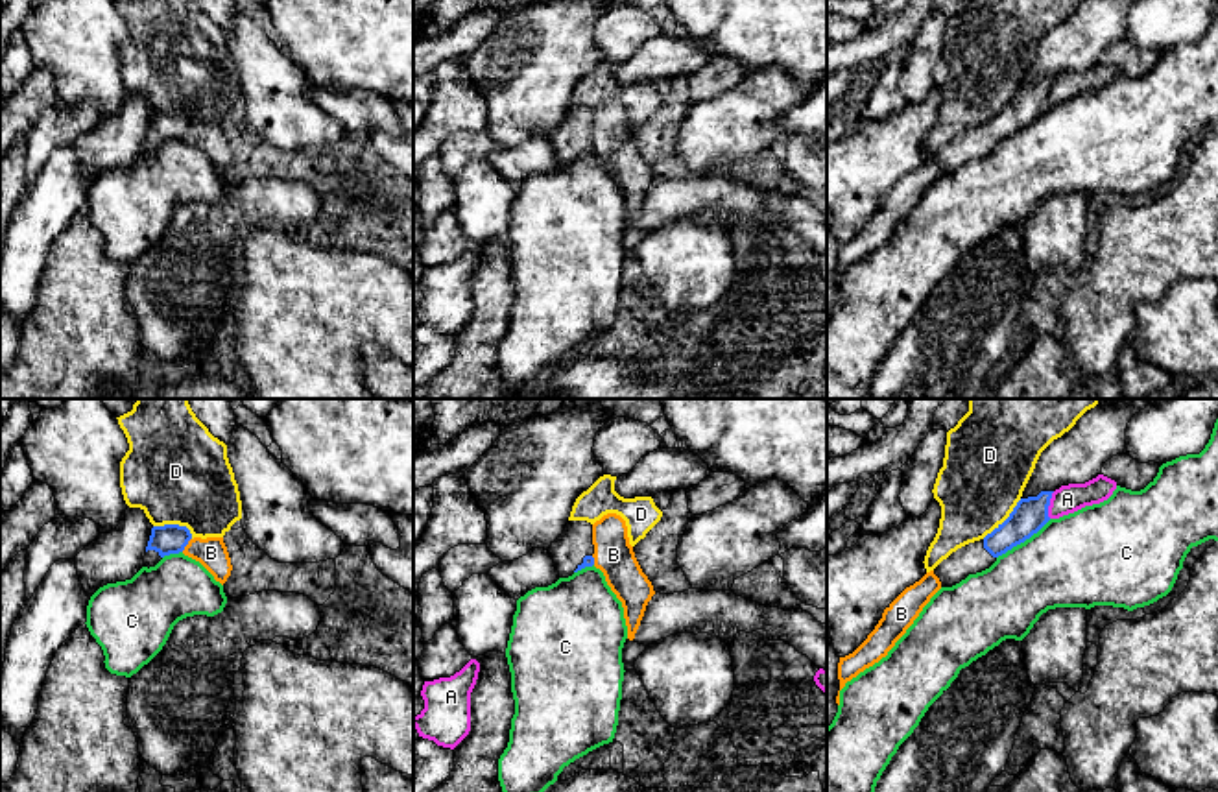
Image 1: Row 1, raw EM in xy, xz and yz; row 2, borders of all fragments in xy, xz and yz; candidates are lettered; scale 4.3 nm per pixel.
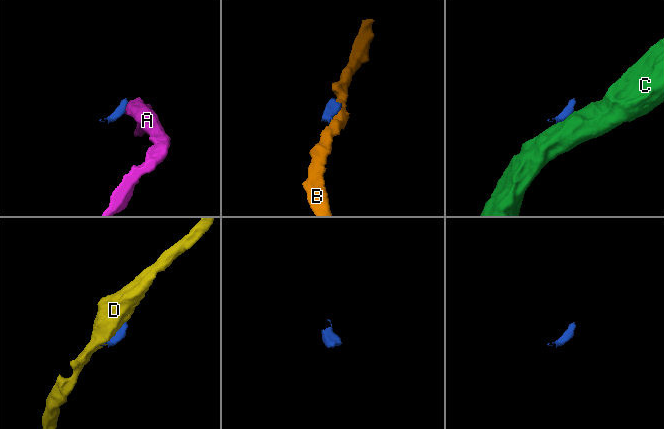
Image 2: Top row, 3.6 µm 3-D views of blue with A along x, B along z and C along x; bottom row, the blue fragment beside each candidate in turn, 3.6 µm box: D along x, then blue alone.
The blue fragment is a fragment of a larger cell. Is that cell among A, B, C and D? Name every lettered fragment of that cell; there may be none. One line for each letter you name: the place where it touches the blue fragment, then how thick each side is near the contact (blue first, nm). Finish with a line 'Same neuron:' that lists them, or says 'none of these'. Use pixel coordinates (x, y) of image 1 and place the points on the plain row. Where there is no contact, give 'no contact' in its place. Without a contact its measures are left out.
Same neuron: none of these

